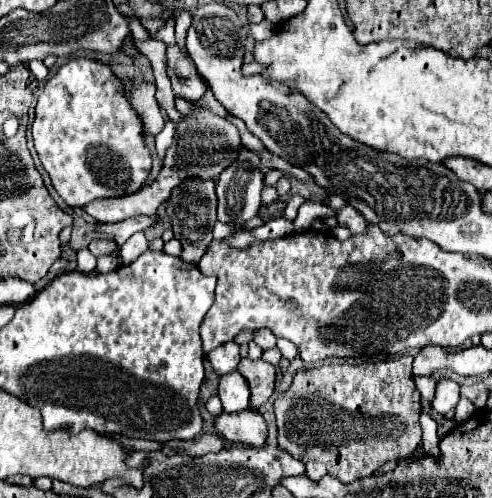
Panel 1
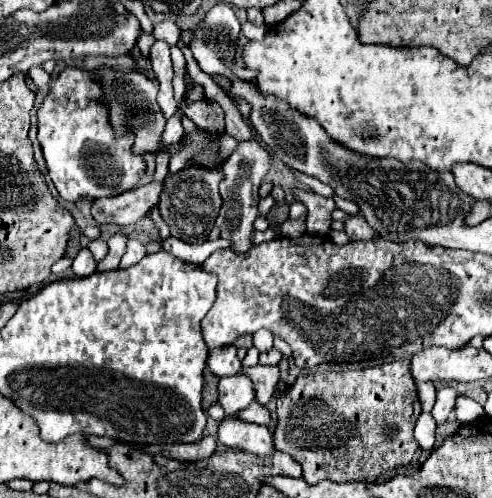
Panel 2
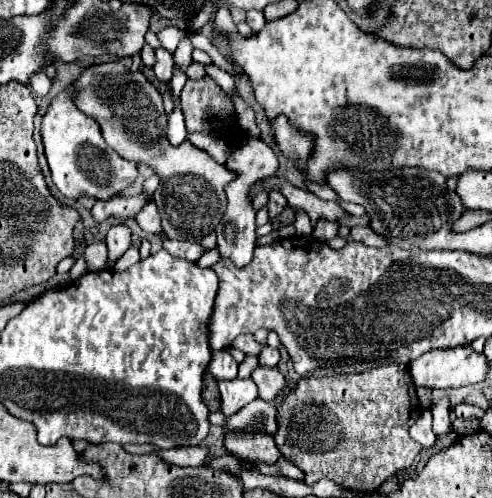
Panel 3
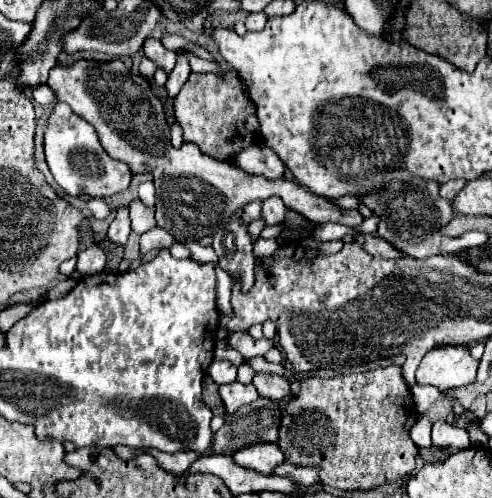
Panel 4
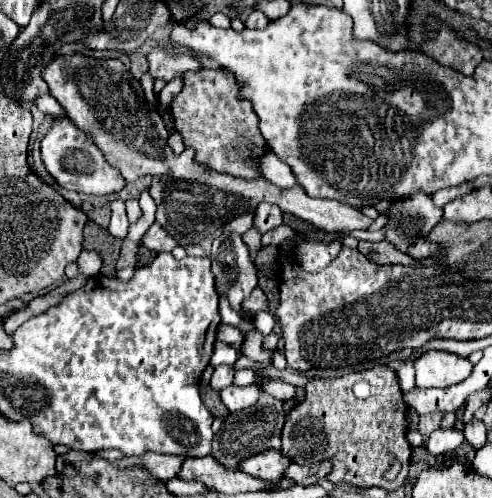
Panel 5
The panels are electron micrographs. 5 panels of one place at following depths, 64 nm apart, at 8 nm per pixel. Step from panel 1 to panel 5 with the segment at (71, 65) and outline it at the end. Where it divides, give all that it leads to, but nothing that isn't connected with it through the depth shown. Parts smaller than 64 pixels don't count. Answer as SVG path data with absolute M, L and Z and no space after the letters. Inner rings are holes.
M68 116L56 118L48 130L48 134L42 138L42 160L46 170L54 176L54 180L72 192L80 194L114 194L120 192L126 186L124 176L118 168L110 166L106 156L96 148L94 140L86 136L84 130L80 130Z

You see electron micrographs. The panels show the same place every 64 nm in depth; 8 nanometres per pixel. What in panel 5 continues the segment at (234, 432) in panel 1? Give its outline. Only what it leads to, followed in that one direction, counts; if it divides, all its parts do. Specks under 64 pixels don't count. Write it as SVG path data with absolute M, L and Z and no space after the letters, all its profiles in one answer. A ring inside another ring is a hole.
M276 450L276 452L258 452L256 456L248 456L248 460L242 460L238 468L262 480L278 482L282 480L282 472L288 468L288 464L290 460L282 456L280 450Z

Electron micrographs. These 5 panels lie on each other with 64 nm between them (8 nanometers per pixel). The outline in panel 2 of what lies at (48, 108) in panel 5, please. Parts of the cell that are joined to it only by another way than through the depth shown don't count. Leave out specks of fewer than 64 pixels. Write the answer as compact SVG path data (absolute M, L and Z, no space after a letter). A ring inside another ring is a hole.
M36 66L32 72L28 72L28 76L32 78L32 82L40 88L40 86L46 86L50 82L50 74L42 68L42 66Z

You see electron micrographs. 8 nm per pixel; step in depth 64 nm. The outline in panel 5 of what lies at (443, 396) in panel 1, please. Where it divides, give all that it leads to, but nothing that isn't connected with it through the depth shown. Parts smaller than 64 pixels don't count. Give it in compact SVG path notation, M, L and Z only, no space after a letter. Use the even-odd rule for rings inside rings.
M438 428L430 434L430 438L426 442L426 448L432 454L444 454L448 450L456 450L464 442L466 440L464 440L462 430L458 430L458 428Z

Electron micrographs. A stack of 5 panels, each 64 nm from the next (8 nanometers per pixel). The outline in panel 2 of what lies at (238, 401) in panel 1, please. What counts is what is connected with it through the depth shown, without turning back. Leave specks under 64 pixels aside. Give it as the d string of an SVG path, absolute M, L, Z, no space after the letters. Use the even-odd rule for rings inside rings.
M244 374L220 378L218 392L220 392L218 402L222 404L226 416L236 416L254 400L254 386L250 378Z

